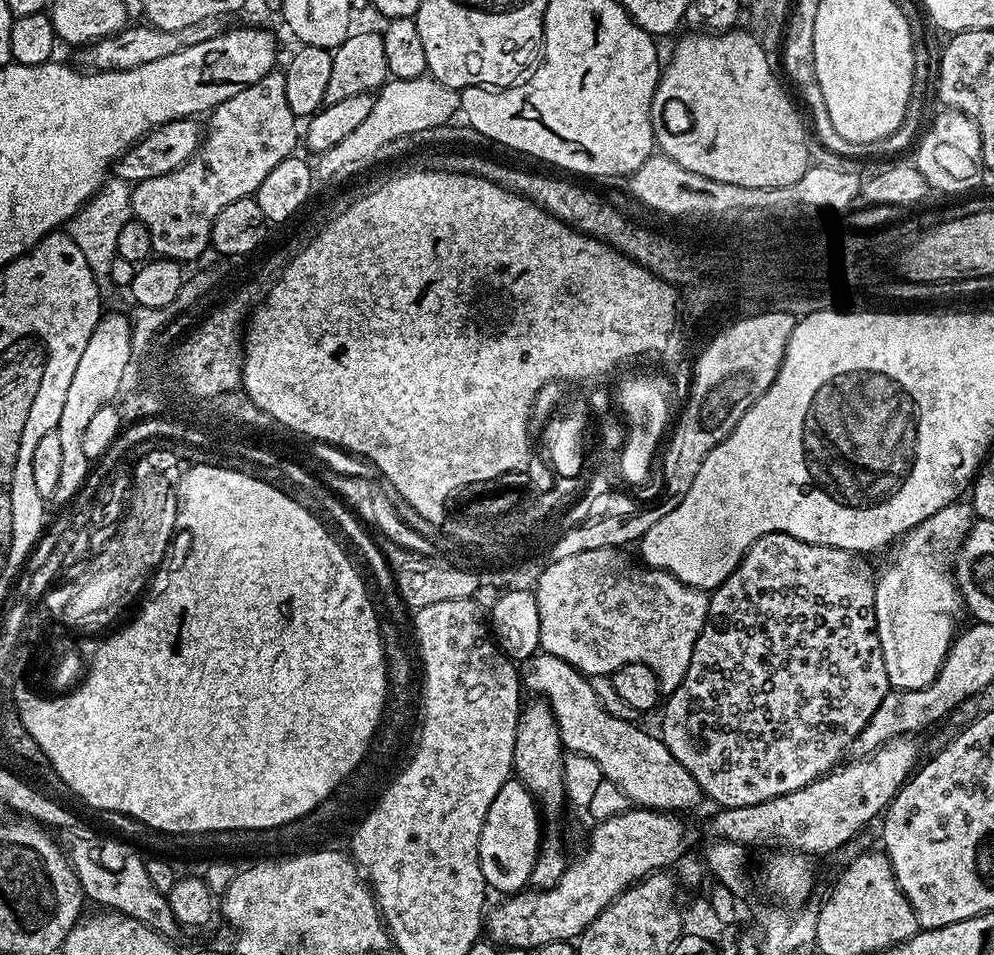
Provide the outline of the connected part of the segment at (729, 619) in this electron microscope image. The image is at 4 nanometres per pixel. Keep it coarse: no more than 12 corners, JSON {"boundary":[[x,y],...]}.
{"boundary":[[762,534],[659,735],[720,808],[828,775],[887,698],[877,573]]}

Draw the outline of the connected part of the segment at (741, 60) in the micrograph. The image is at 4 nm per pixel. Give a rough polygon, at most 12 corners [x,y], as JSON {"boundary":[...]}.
{"boundary":[[751,31],[688,34],[652,135],[694,174],[788,187],[804,124]]}

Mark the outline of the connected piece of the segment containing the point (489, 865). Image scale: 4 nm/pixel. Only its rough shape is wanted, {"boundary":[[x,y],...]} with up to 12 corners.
{"boundary":[[523,787],[486,814],[480,865],[496,892],[529,883],[542,820]]}

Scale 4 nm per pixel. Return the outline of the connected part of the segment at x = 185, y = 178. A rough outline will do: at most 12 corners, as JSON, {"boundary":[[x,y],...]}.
{"boundary":[[280,70],[212,109],[132,189],[153,253],[207,253],[218,213],[298,148]]}

